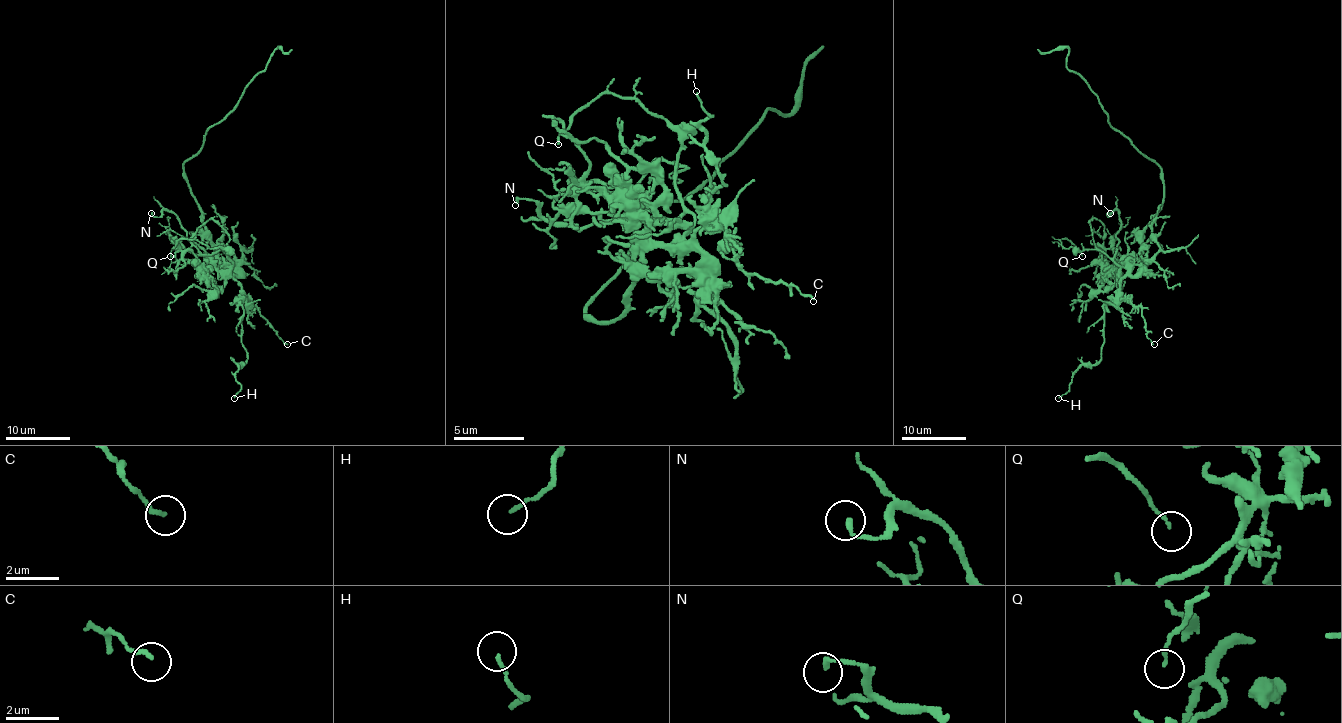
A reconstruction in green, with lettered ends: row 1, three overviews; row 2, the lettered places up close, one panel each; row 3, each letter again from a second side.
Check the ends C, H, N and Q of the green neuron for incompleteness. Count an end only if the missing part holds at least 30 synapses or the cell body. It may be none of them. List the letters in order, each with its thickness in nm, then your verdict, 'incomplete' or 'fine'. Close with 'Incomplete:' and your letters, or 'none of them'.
C: 150 nm thick; fine
H: 110 nm thick; fine
N: 200 nm thick; fine
Q: 100 nm thick; fine
Incomplete: none of them

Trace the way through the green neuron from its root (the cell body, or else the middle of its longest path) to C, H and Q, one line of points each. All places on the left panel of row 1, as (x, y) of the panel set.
C: (195, 200), (211, 248), (252, 305), (287, 344)
H: (195, 200), (211, 248), (240, 287), (242, 346), (247, 359), (235, 373), (240, 390), (234, 398)
Q: (195, 200), (211, 248), (232, 263), (224, 252), (227, 250), (209, 248), (193, 239), (180, 239), (170, 256)

